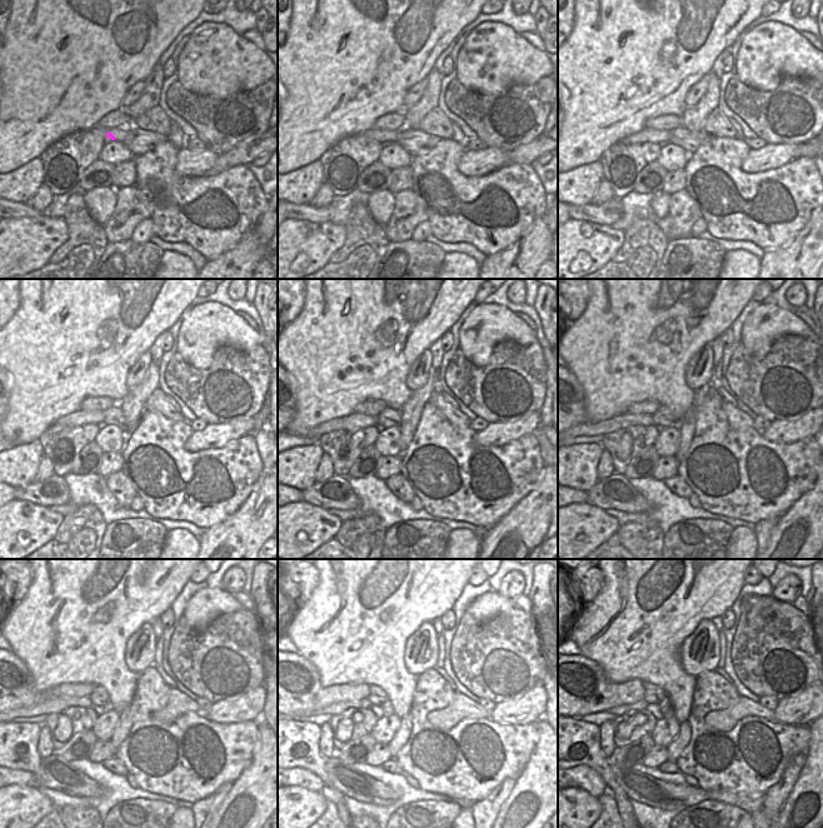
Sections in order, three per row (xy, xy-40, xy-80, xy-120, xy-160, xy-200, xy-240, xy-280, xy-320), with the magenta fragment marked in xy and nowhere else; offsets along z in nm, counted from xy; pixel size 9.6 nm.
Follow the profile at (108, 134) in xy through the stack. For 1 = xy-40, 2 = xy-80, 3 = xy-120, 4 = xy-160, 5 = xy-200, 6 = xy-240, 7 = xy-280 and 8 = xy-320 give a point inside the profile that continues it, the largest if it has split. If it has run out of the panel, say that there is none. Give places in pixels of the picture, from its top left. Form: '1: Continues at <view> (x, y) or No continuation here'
1: Continues at xy-40 (382, 135)
2: Continues at xy-80 (646, 135)
3: Continues at xy-120 (81, 417)
4: Continues at xy-160 (353, 422)
5: Continues at xy-200 (621, 422)
6: Continues at xy-240 (53, 706)
7: Continues at xy-280 (335, 708)
8: Continues at xy-320 (641, 704)

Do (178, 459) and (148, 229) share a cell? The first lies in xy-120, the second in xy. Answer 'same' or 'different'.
different

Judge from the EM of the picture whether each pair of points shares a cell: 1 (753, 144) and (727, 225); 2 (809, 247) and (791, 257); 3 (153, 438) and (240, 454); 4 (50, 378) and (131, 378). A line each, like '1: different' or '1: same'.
1: different
2: same
3: same
4: different

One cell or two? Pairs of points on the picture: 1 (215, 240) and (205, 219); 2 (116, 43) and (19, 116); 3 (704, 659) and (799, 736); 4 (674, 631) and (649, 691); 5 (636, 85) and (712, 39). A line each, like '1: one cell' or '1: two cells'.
1: one cell
2: one cell
3: two cells
4: two cells
5: one cell

